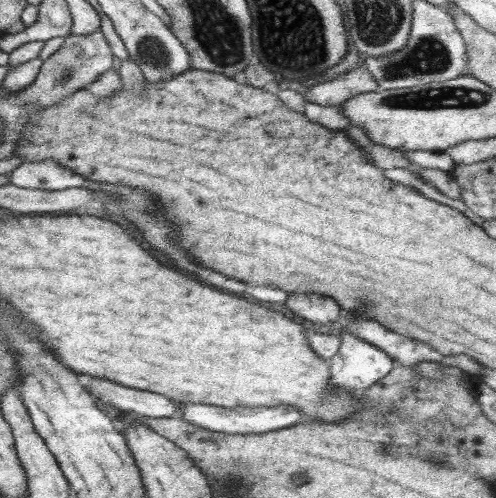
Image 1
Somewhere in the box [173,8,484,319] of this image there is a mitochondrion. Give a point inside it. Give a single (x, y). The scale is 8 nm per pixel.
(430, 56)

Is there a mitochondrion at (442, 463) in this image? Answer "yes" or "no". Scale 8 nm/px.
yes

